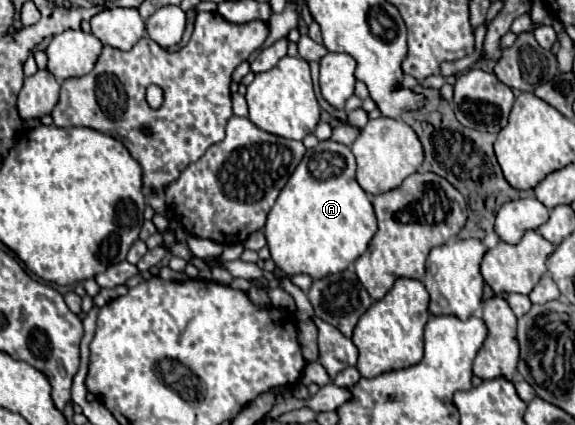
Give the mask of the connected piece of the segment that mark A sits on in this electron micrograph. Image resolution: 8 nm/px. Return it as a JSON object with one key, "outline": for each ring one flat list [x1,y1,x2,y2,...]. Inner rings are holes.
{"outline":[[320,141,314,149,306,151,264,225,272,261,280,271,288,275,306,273,312,279,322,279,344,271,366,253,378,225,372,203,358,185,354,171,354,155,346,145]]}

